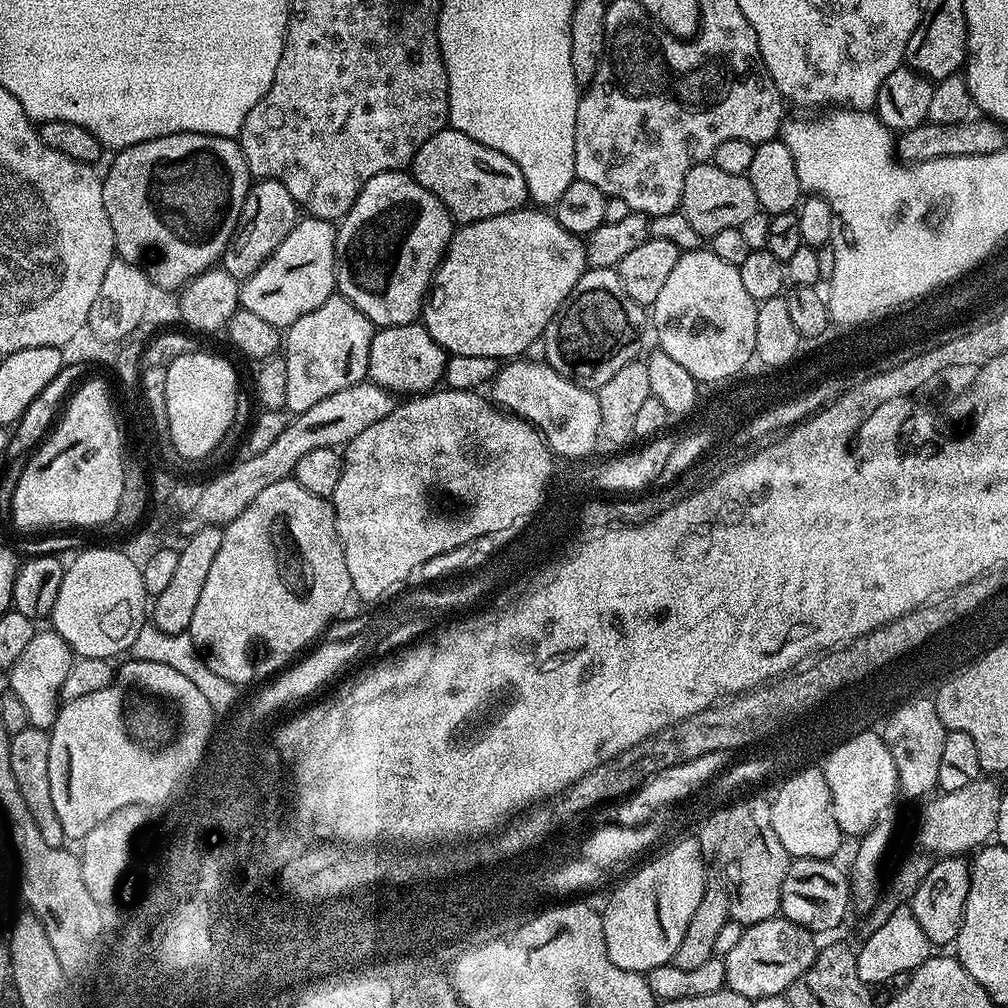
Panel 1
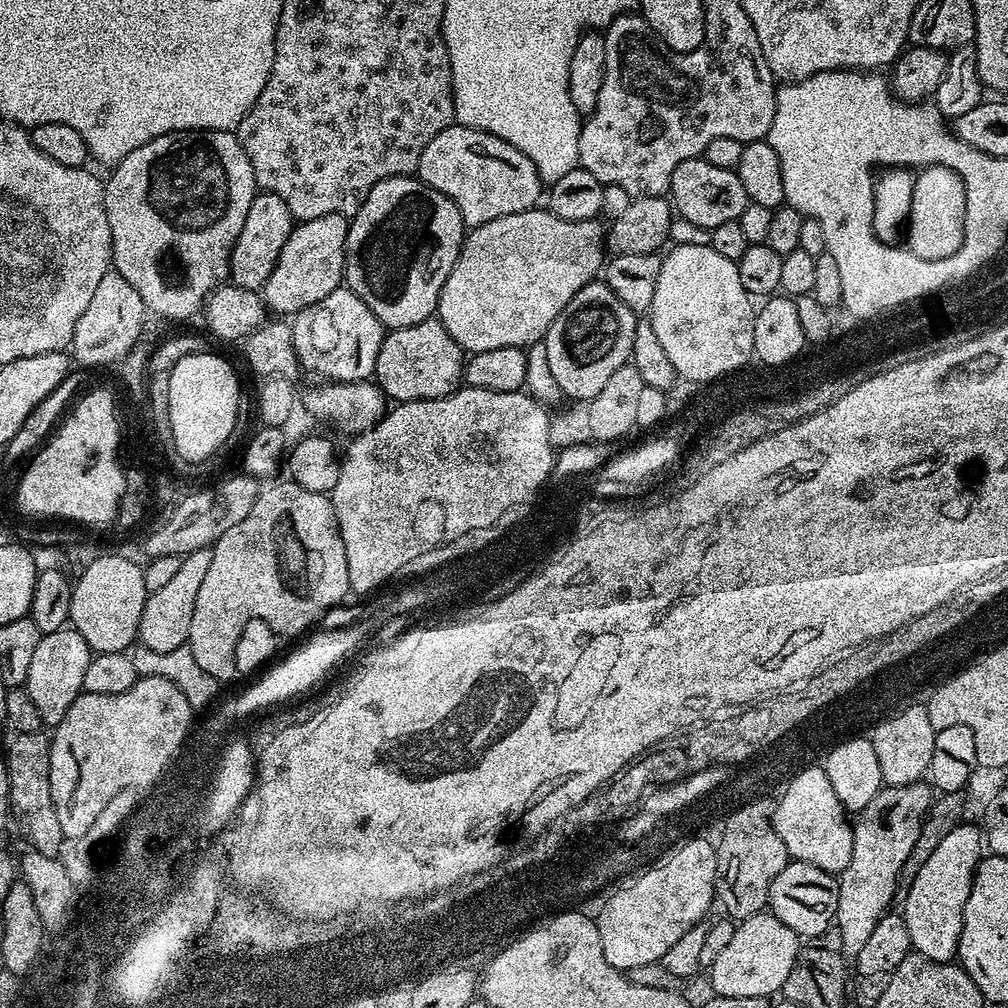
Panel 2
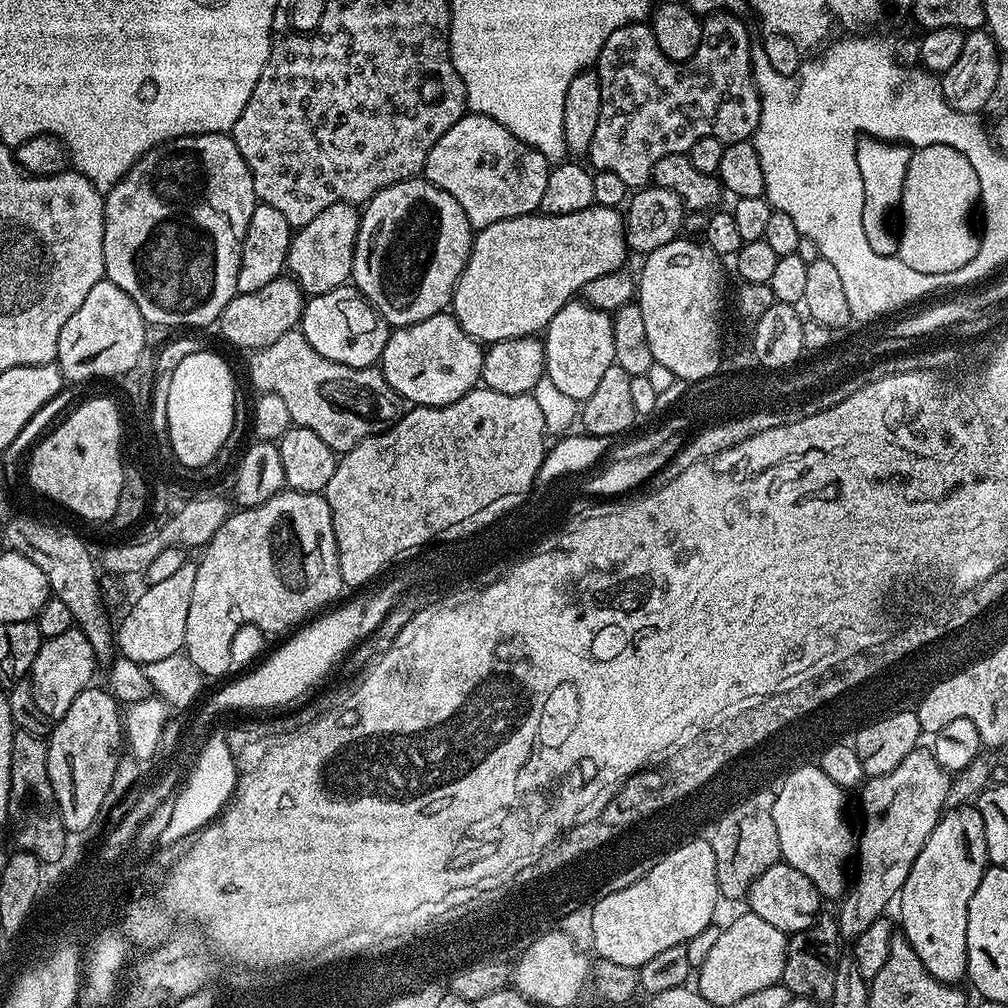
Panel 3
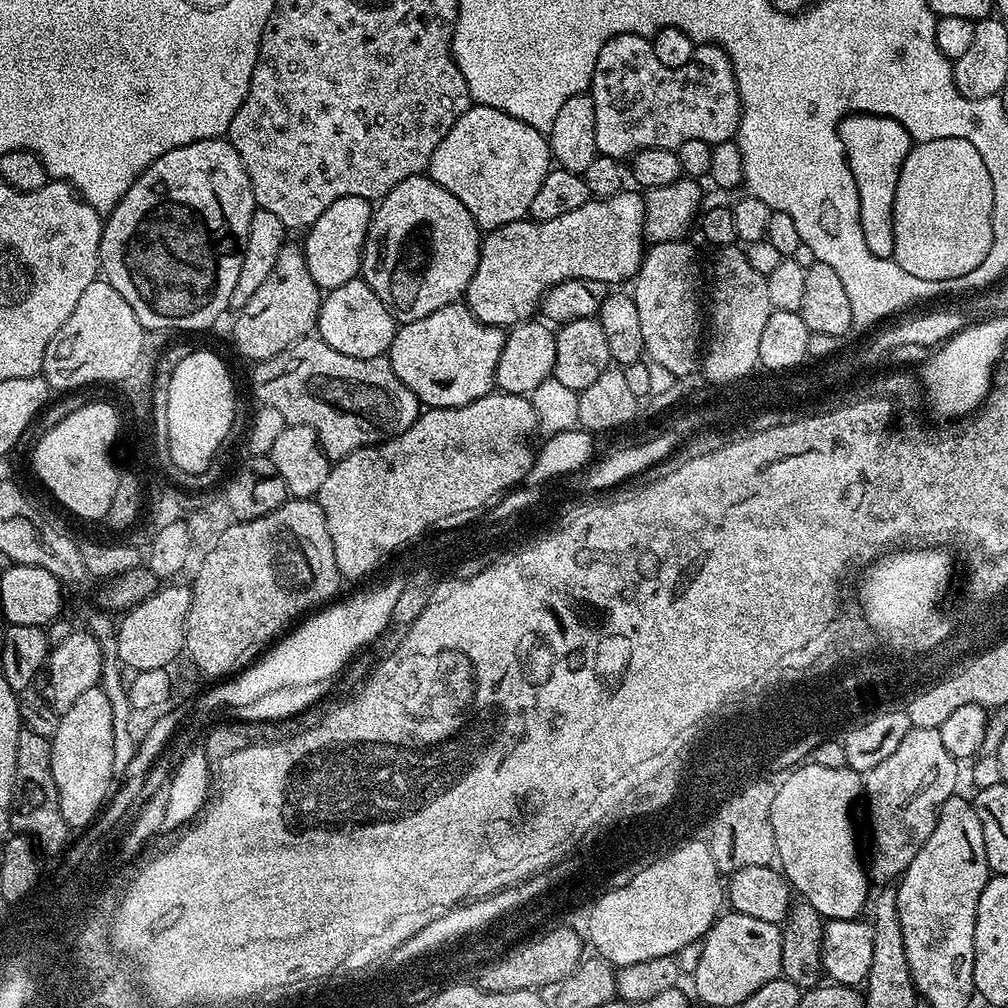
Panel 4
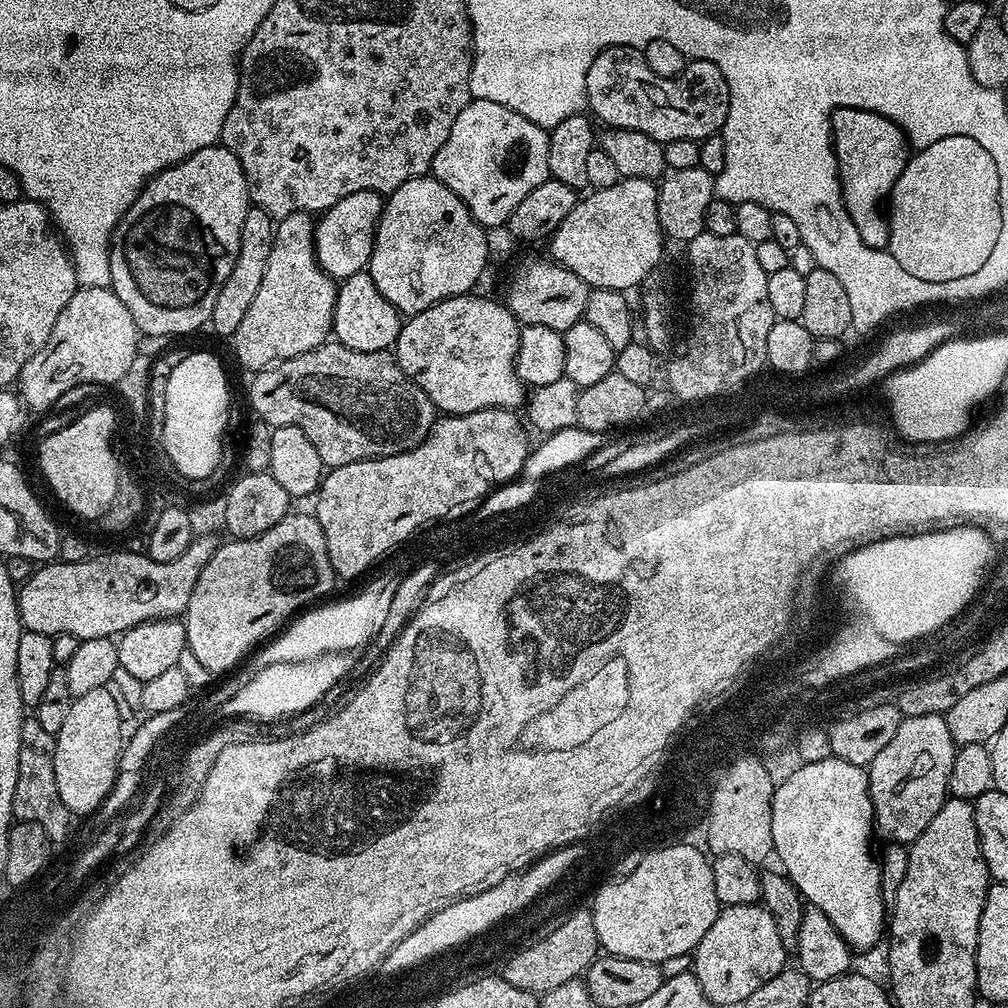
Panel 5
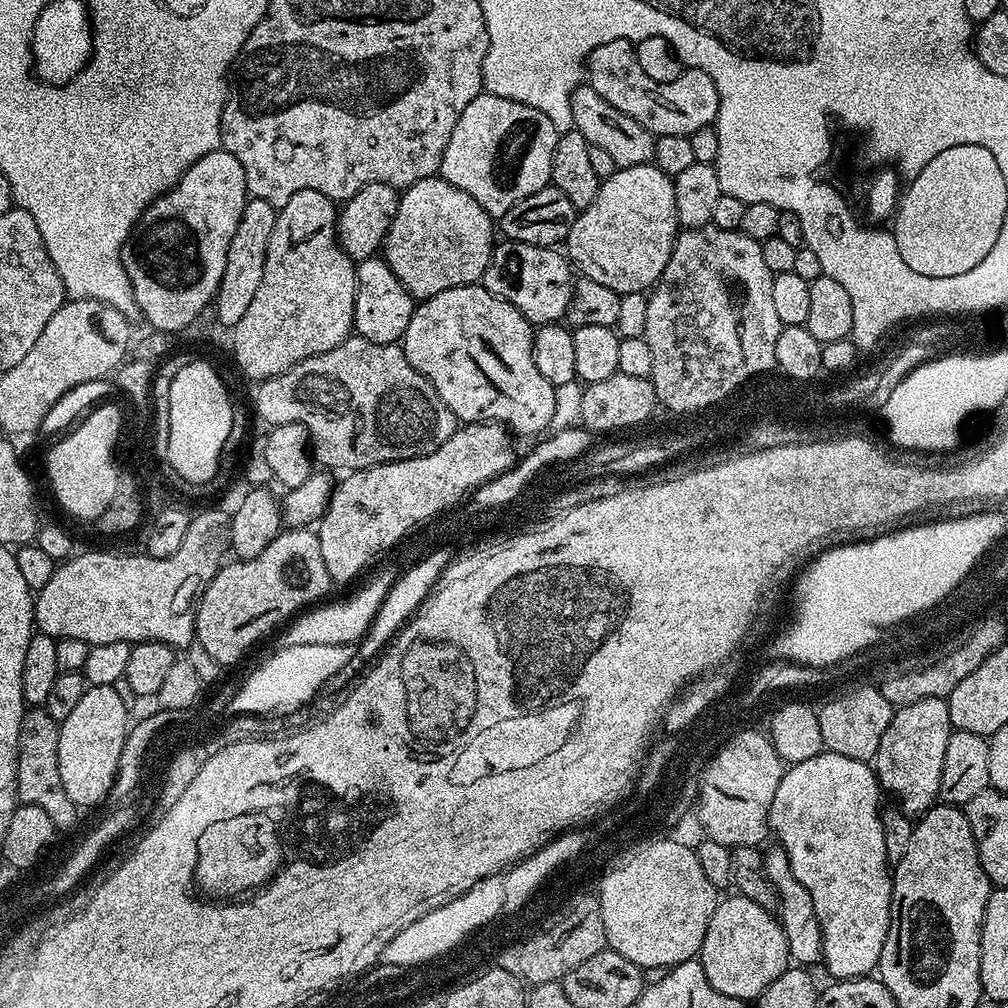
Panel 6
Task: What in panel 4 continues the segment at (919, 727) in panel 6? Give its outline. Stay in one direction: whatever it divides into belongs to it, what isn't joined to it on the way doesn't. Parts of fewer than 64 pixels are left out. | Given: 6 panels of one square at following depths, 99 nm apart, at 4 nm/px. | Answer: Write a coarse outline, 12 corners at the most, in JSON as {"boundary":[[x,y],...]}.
{"boundary":[[938,728],[863,777],[870,880],[899,881],[957,791]]}

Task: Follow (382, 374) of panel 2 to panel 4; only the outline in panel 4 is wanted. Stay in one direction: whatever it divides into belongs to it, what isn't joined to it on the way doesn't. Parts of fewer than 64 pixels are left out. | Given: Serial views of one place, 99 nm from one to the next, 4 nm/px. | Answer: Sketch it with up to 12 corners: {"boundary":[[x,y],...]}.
{"boundary":[[457,302],[386,355],[421,405],[493,391],[503,327]]}

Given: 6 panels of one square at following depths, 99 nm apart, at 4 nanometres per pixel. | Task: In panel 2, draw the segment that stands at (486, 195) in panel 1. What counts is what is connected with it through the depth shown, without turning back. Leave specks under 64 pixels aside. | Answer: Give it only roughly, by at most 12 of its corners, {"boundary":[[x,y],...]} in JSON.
{"boundary":[[455,122],[416,172],[469,229],[535,208],[522,150]]}

